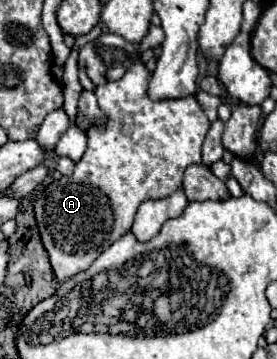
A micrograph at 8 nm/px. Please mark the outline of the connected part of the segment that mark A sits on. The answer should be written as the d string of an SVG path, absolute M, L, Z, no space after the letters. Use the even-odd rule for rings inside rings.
M135 60L121 80L103 84L95 90L99 106L103 114L107 114L109 118L107 128L105 130L91 128L87 132L87 150L83 158L75 164L75 172L69 178L63 176L59 182L55 180L53 184L49 184L35 200L35 218L39 234L45 250L49 252L51 268L57 280L61 282L87 270L89 264L103 250L107 250L115 240L127 234L133 224L135 210L143 200L173 194L175 190L181 188L183 170L191 164L201 164L201 146L205 142L211 122L207 120L207 116L203 114L201 106L193 96L177 100L161 100L161 102L149 100L145 94L149 76L151 74L147 72L147 68L139 60Z

